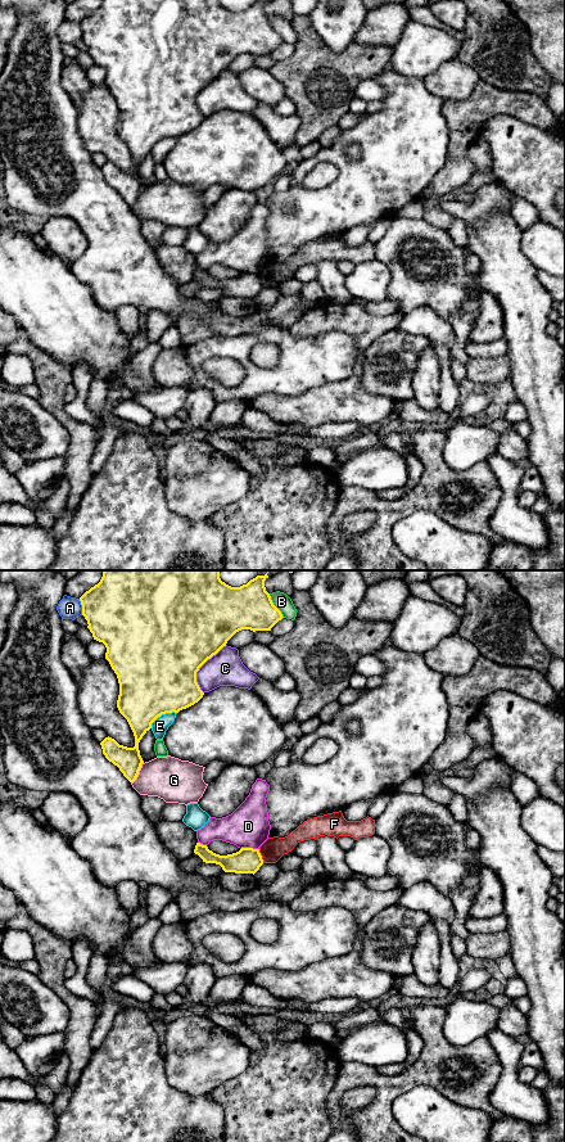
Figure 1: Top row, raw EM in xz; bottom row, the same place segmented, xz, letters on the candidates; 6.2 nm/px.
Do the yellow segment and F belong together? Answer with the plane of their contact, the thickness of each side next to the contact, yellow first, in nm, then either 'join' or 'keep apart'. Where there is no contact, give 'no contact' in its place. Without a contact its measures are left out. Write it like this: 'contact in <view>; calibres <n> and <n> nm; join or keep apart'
contact in xz; calibres 160 and 150 nm; keep apart

